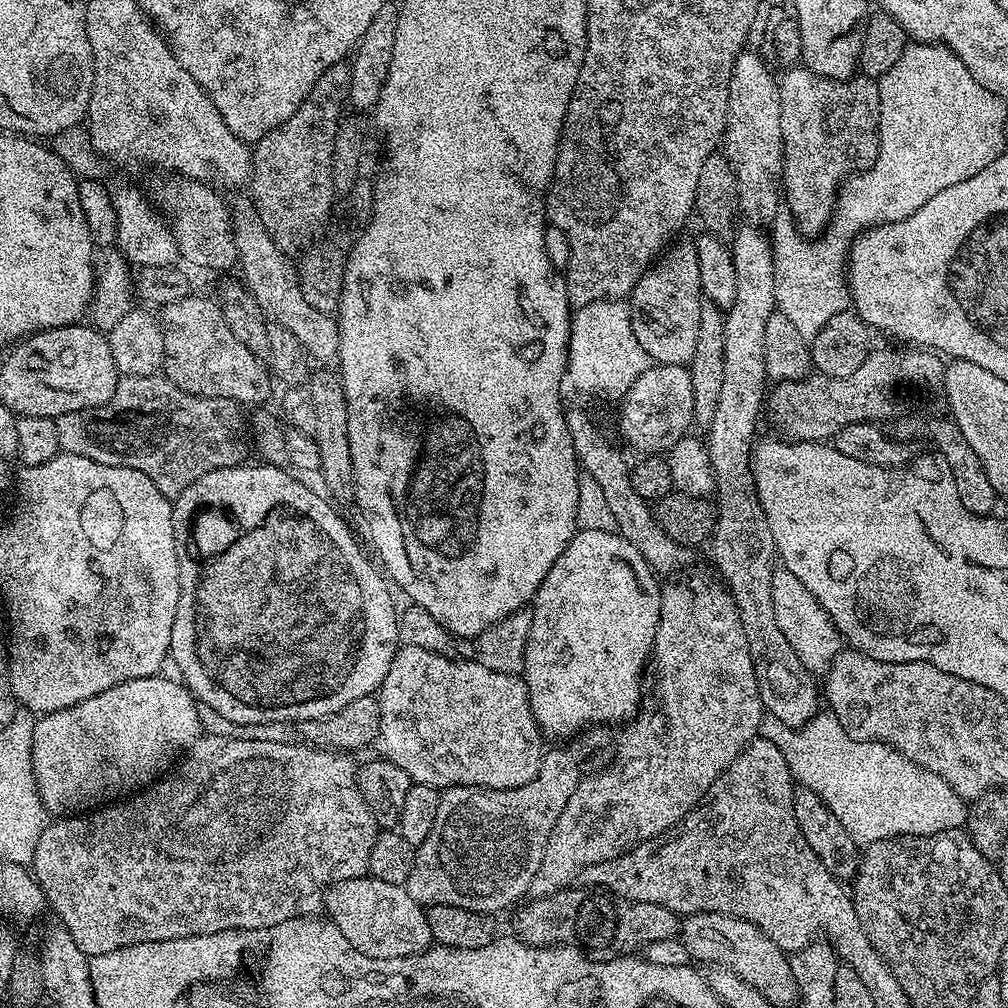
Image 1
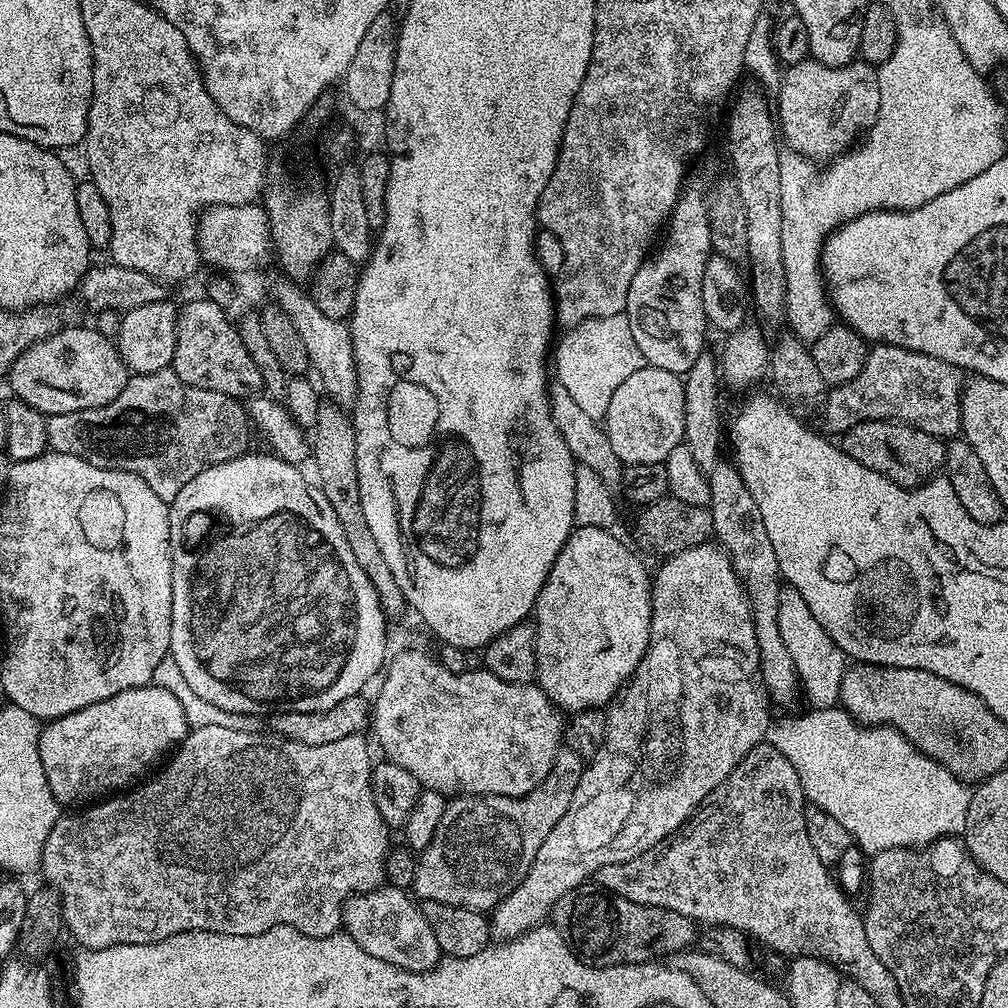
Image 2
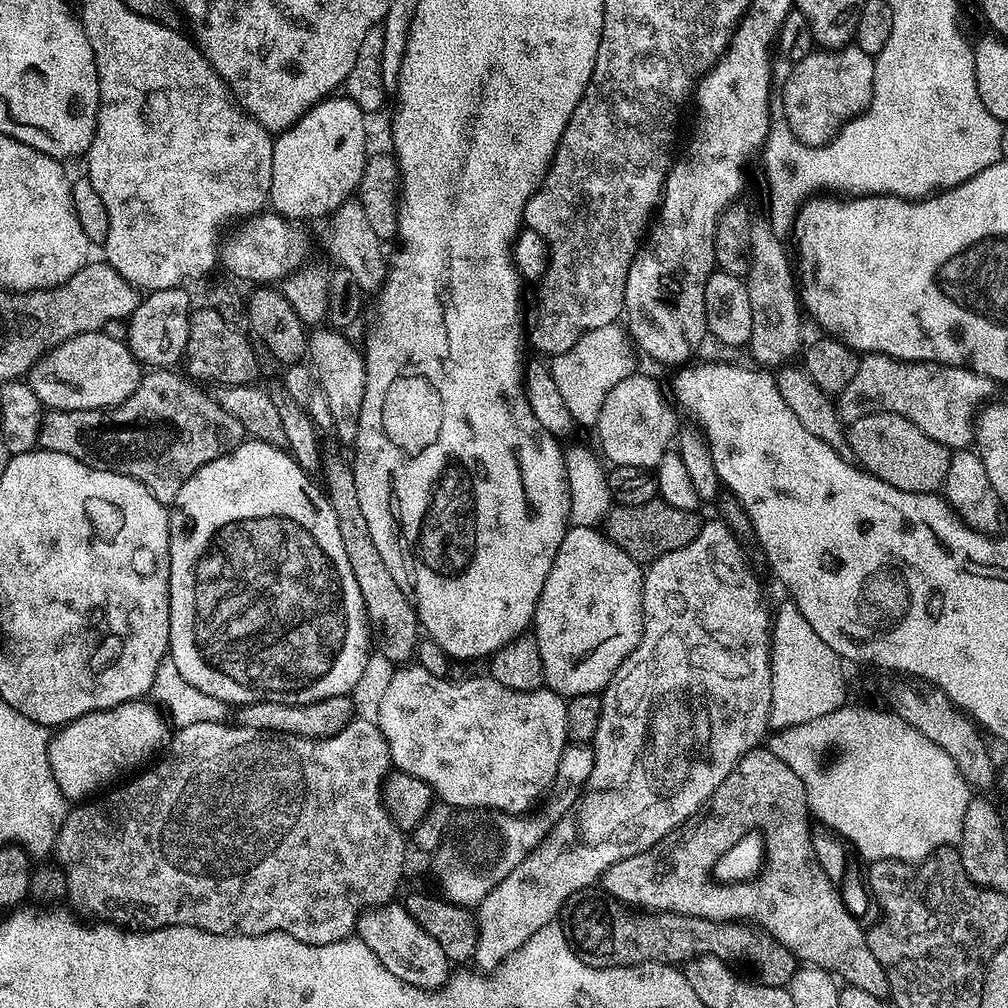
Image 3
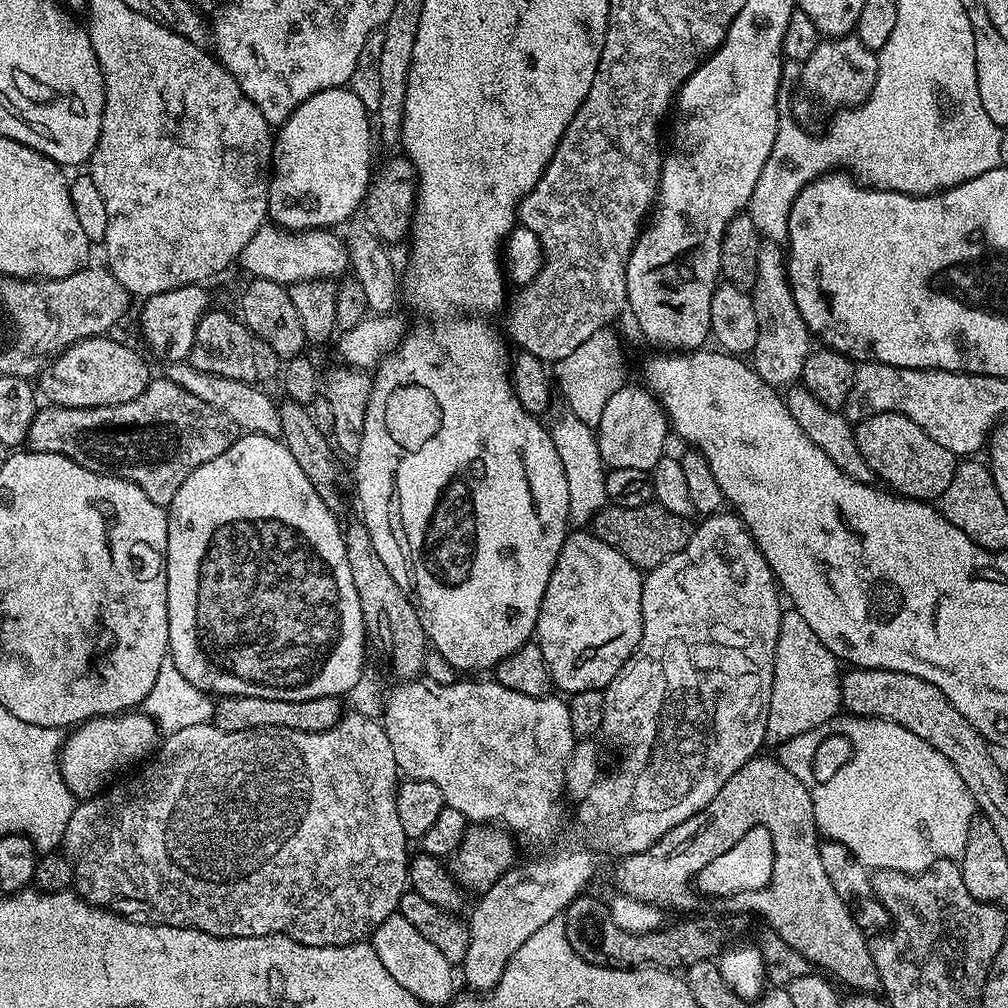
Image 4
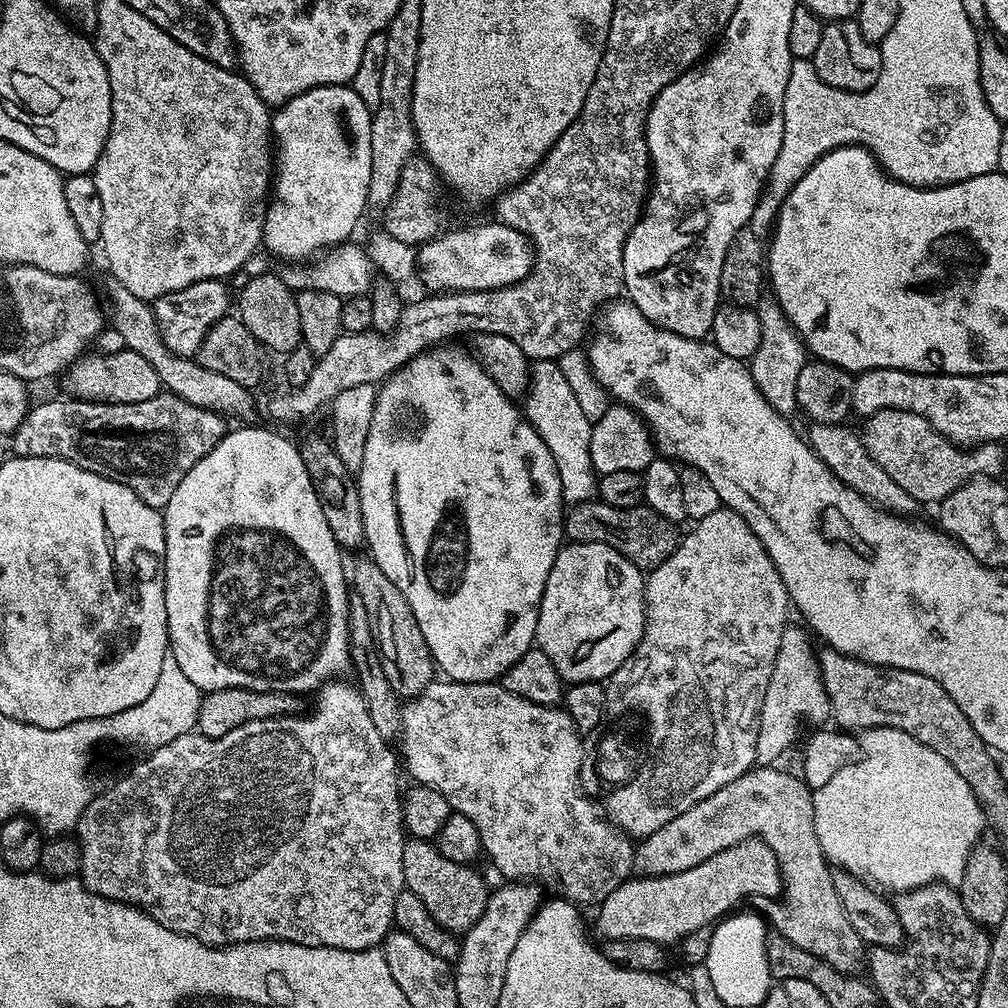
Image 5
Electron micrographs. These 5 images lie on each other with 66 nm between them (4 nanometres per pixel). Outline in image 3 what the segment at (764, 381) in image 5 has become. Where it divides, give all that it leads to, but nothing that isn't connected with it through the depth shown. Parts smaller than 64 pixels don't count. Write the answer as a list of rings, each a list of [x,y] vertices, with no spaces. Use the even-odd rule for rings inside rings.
[[[756,218],[752,221],[750,230],[750,266],[747,276],[743,277],[746,286],[746,294],[750,294],[750,318],[752,319],[752,329],[747,347],[752,348],[752,356],[757,360],[757,365],[768,370],[776,370],[787,365],[788,360],[800,348],[800,310],[802,314],[802,300],[798,295],[798,280],[792,277],[794,264],[788,261],[788,256],[784,253],[785,241],[772,228],[772,223],[767,218]]]

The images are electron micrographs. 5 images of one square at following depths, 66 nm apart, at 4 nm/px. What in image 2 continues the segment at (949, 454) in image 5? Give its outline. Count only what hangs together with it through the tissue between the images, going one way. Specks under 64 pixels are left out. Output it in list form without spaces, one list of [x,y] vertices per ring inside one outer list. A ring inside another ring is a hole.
[[[899,420],[858,422],[843,433],[842,447],[850,458],[854,458],[854,462],[862,462],[866,470],[874,470],[903,488],[917,488],[926,483],[946,464],[946,444],[941,437],[926,434]]]

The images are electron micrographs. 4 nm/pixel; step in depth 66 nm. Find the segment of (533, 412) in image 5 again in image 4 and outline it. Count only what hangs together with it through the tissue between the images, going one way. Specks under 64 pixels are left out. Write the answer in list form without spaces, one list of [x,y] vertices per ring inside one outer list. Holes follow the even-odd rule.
[[[565,411],[564,416],[556,420],[556,425],[551,425],[550,431],[554,450],[558,450],[558,458],[562,458],[562,470],[566,470],[566,487],[570,494],[570,514],[569,521],[576,526],[591,525],[592,519],[596,517],[603,508],[609,507],[608,495],[606,494],[606,465],[602,454],[598,450],[598,442],[594,428],[580,422],[572,412]]]

